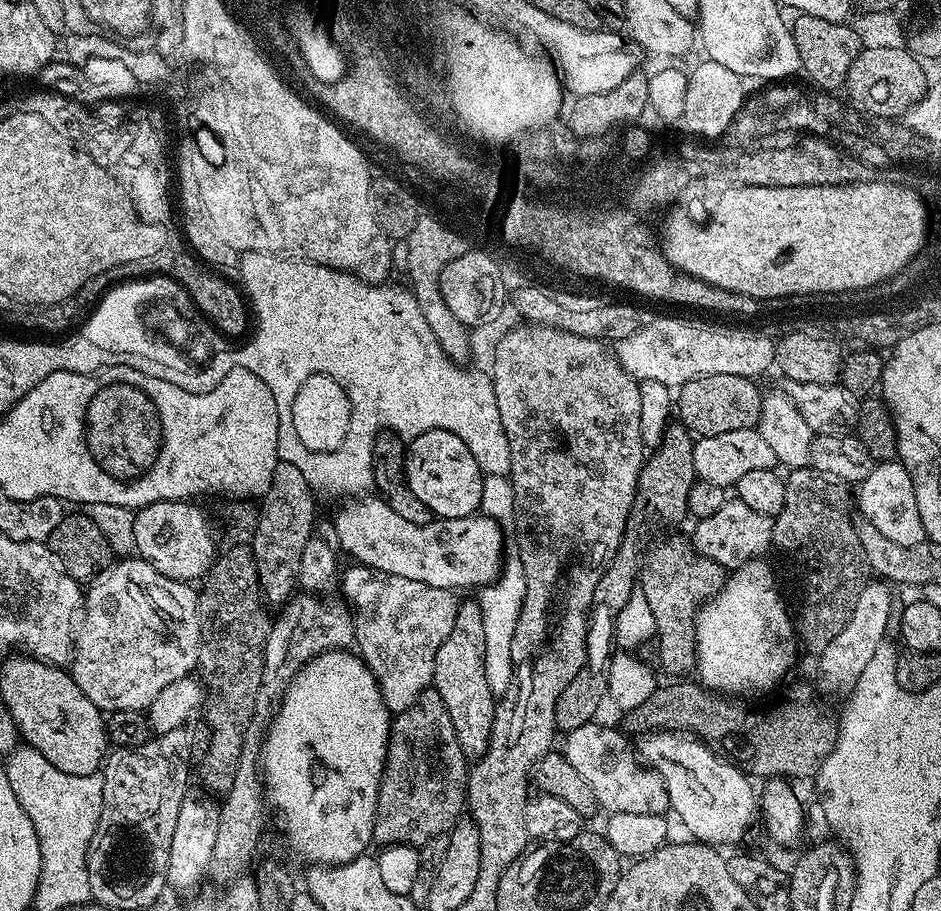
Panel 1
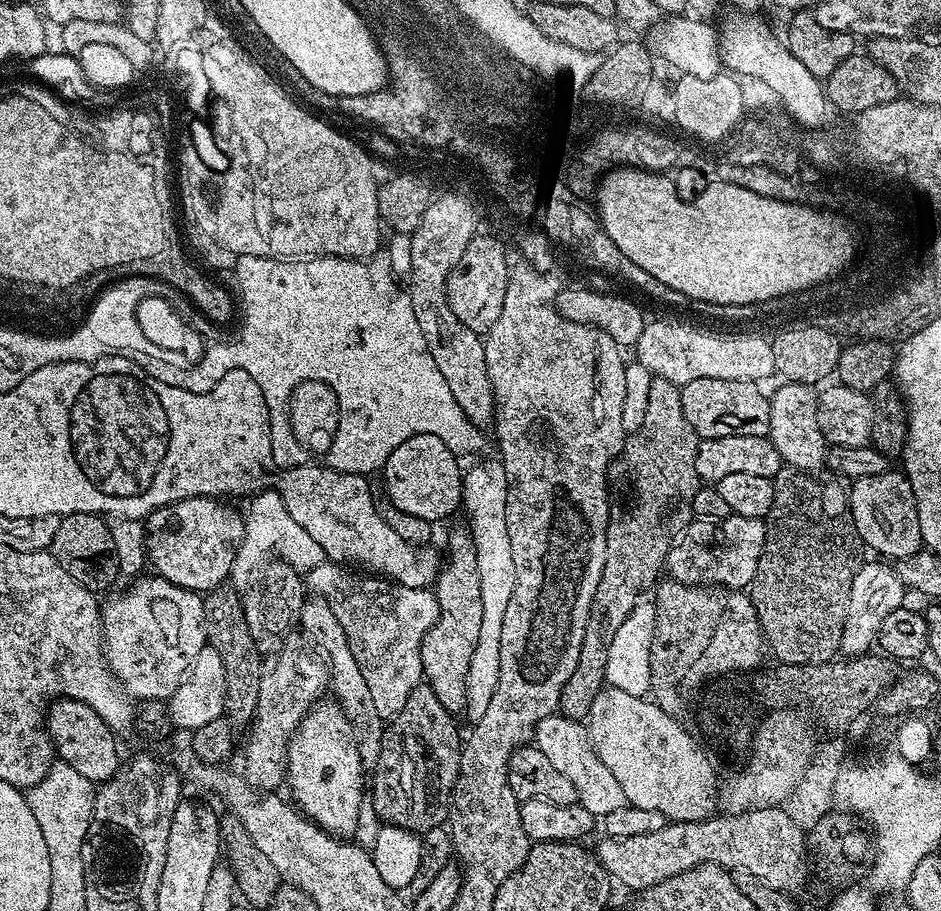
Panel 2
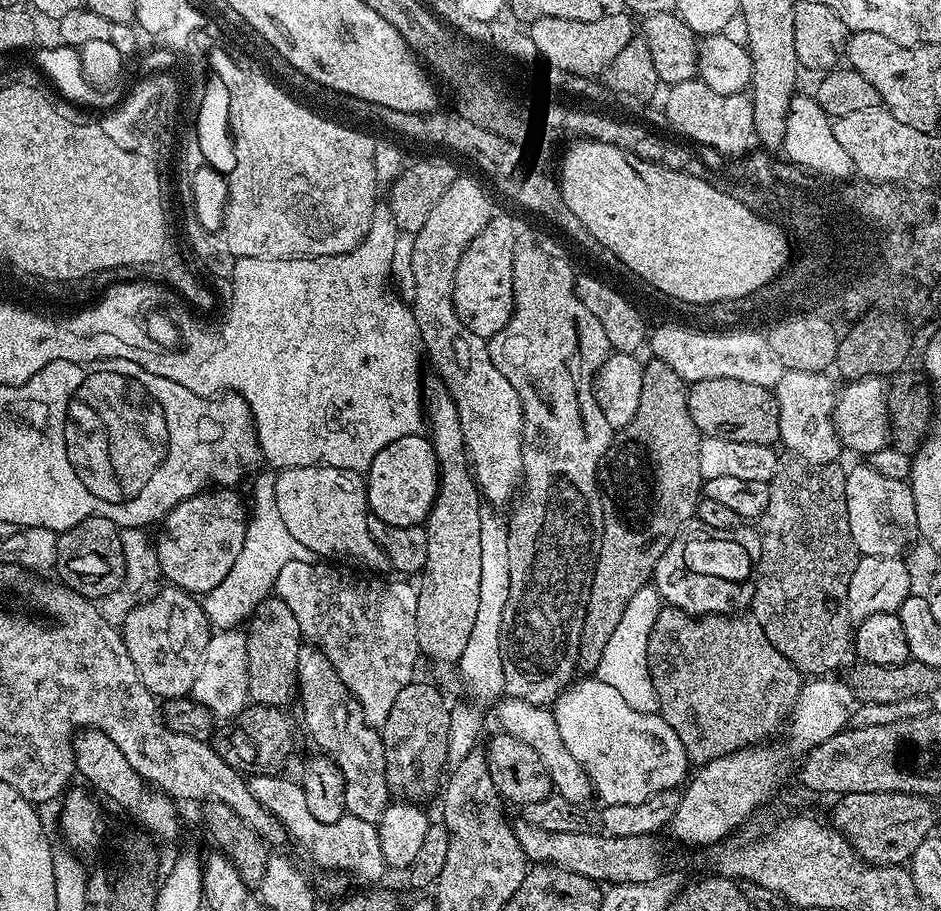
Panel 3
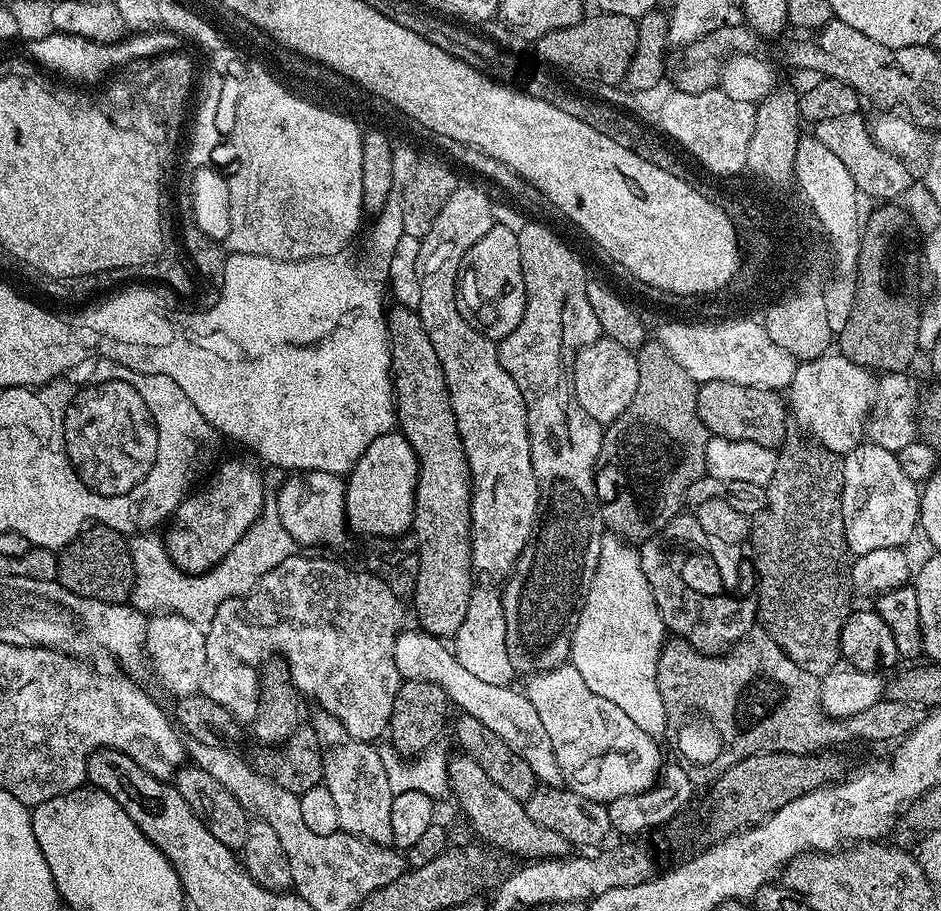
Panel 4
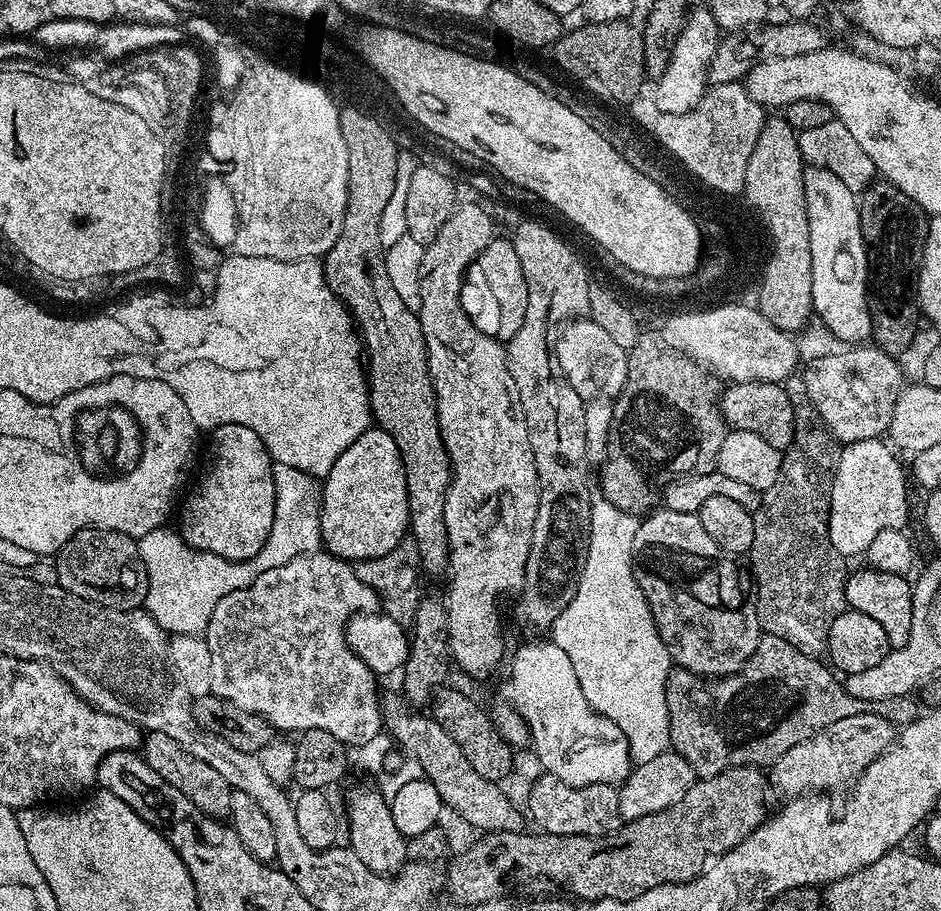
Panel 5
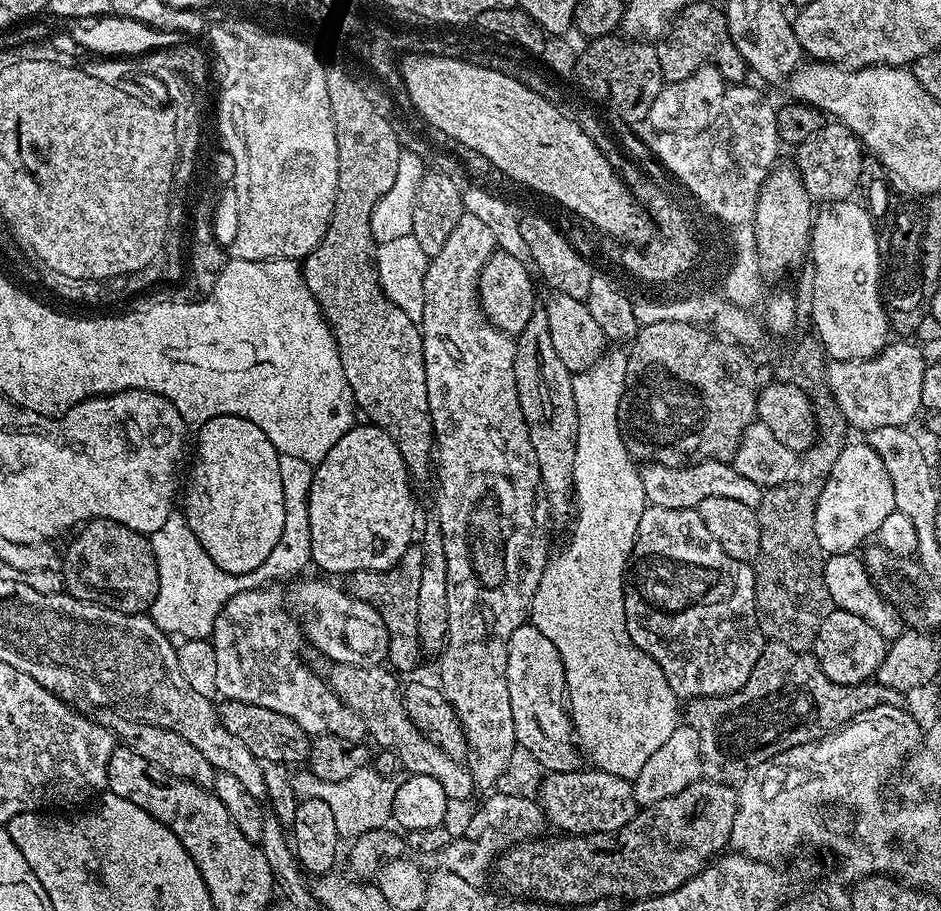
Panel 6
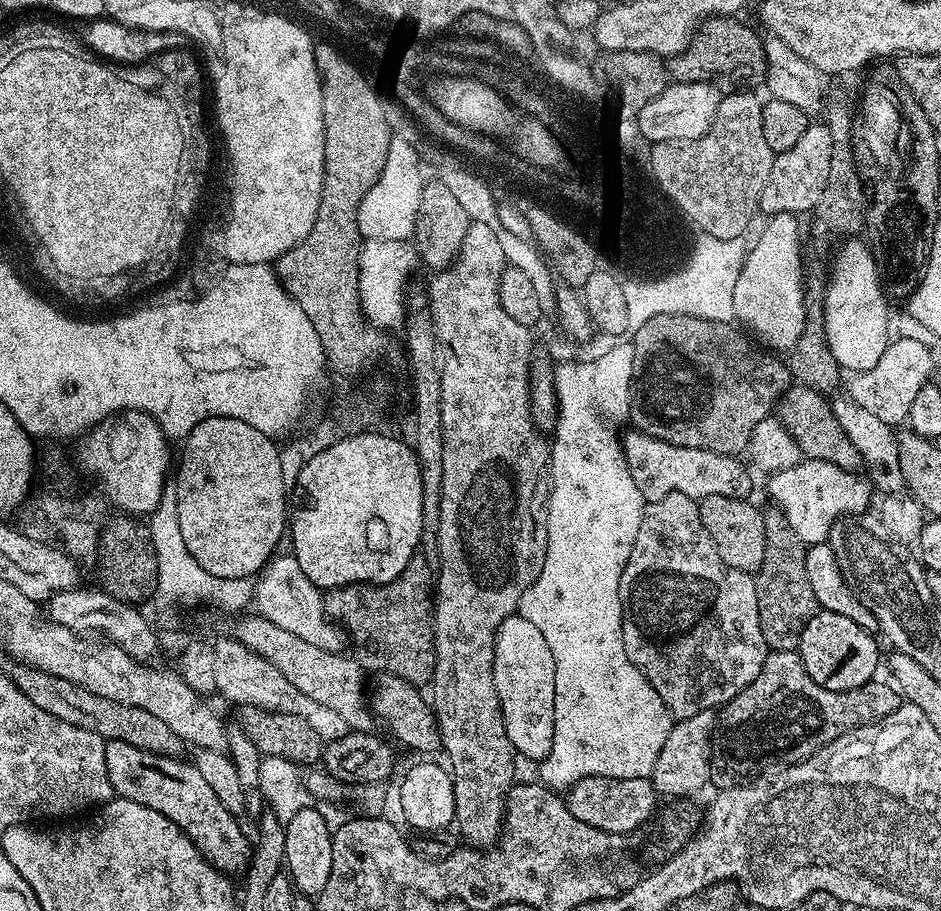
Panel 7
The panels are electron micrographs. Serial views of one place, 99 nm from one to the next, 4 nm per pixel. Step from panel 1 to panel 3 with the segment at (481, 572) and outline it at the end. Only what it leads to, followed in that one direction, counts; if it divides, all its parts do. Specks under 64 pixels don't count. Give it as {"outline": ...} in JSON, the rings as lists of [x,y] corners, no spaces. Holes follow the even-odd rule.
{"outline":[[[325,464],[302,466],[301,468],[281,468],[276,472],[274,495],[278,498],[278,510],[282,514],[282,522],[286,522],[286,530],[298,542],[302,542],[305,553],[328,562],[340,562],[349,556],[356,564],[364,568],[388,568],[390,561],[380,543],[372,536],[368,525],[368,485],[361,473],[349,468],[335,468]]]}

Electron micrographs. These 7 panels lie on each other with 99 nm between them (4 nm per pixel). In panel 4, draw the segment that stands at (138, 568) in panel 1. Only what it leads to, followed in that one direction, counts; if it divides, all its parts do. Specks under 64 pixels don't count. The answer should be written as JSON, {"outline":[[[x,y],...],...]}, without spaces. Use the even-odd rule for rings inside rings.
{"outline":[[[162,612],[153,615],[148,621],[146,638],[142,645],[148,651],[148,660],[156,671],[162,687],[173,692],[173,697],[190,696],[201,691],[206,666],[205,629],[201,625],[190,622],[190,618],[182,618],[173,612]]]}

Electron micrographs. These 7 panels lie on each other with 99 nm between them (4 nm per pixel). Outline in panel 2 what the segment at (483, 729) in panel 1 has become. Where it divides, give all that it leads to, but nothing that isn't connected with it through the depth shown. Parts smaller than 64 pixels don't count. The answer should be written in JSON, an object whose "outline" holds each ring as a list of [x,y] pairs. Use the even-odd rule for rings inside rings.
{"outline":[[[467,530],[456,532],[448,540],[448,556],[443,561],[441,570],[436,576],[434,585],[436,601],[438,602],[438,618],[434,626],[422,638],[422,670],[424,680],[438,694],[438,702],[446,706],[446,710],[453,714],[465,711],[468,699],[466,698],[466,670],[470,666],[470,654],[474,654],[474,645],[478,643],[478,634],[482,630],[482,582],[478,578],[478,558],[476,547],[472,541],[472,534]]]}

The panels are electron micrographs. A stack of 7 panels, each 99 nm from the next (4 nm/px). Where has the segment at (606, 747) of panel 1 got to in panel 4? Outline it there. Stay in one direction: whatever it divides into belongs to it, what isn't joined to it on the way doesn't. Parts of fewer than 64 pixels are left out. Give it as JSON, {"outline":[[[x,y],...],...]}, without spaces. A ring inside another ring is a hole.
{"outline":[[[405,627],[396,635],[394,642],[394,666],[398,666],[401,681],[421,680],[434,682],[442,686],[453,705],[470,718],[478,718],[482,726],[494,730],[518,758],[526,758],[530,762],[530,770],[534,770],[537,781],[541,785],[558,788],[564,784],[562,766],[558,766],[558,758],[554,758],[554,746],[550,746],[550,738],[546,734],[546,726],[542,726],[542,718],[538,718],[538,710],[534,710],[534,702],[528,700],[523,691],[516,686],[494,686],[470,674],[462,662],[458,662],[455,651],[448,648],[439,636],[432,636],[419,627]]]}

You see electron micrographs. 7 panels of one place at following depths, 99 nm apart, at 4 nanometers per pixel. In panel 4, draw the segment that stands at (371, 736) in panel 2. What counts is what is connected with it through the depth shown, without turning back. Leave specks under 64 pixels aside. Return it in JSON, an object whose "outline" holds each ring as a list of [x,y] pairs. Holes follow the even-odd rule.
{"outline":[[[320,710],[317,713],[317,716],[310,720],[310,726],[318,734],[318,742],[324,751],[322,784],[334,797],[340,831],[369,840],[372,844],[391,845],[390,806],[394,786],[388,777],[389,765],[384,764],[375,743],[354,738],[344,729],[342,722],[338,722],[327,712]]]}

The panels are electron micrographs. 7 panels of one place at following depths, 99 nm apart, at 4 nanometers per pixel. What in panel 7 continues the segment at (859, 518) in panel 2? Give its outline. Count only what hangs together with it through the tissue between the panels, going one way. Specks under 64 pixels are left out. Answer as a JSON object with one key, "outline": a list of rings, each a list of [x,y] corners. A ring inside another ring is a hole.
{"outline":[[[801,459],[799,464],[771,473],[767,480],[769,498],[776,500],[775,507],[783,512],[790,530],[794,530],[805,546],[825,543],[836,521],[863,513],[874,493],[874,485],[867,475],[847,472],[825,460]]]}

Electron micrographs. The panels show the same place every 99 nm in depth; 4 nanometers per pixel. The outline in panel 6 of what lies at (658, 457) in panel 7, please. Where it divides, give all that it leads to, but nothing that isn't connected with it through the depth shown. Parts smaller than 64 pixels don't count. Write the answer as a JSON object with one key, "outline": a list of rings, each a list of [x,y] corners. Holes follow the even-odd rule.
{"outline":[[[720,458],[698,460],[678,468],[655,462],[645,463],[643,467],[639,469],[642,490],[645,501],[651,506],[662,506],[670,510],[699,509],[705,498],[734,498],[746,506],[757,509],[765,493],[765,489],[750,482],[750,478],[738,474],[738,470],[734,470],[731,463]]]}

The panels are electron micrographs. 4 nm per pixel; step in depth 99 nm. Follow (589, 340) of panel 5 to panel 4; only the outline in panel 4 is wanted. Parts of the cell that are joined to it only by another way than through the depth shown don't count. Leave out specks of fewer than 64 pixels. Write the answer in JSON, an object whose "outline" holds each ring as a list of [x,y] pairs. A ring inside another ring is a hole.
{"outline":[[[607,338],[594,340],[583,345],[584,348],[570,364],[572,389],[576,392],[578,402],[590,418],[594,418],[602,426],[613,424],[630,406],[630,398],[634,398],[634,390],[638,390],[638,362],[636,353],[626,350],[626,346],[618,346],[618,342]]]}

